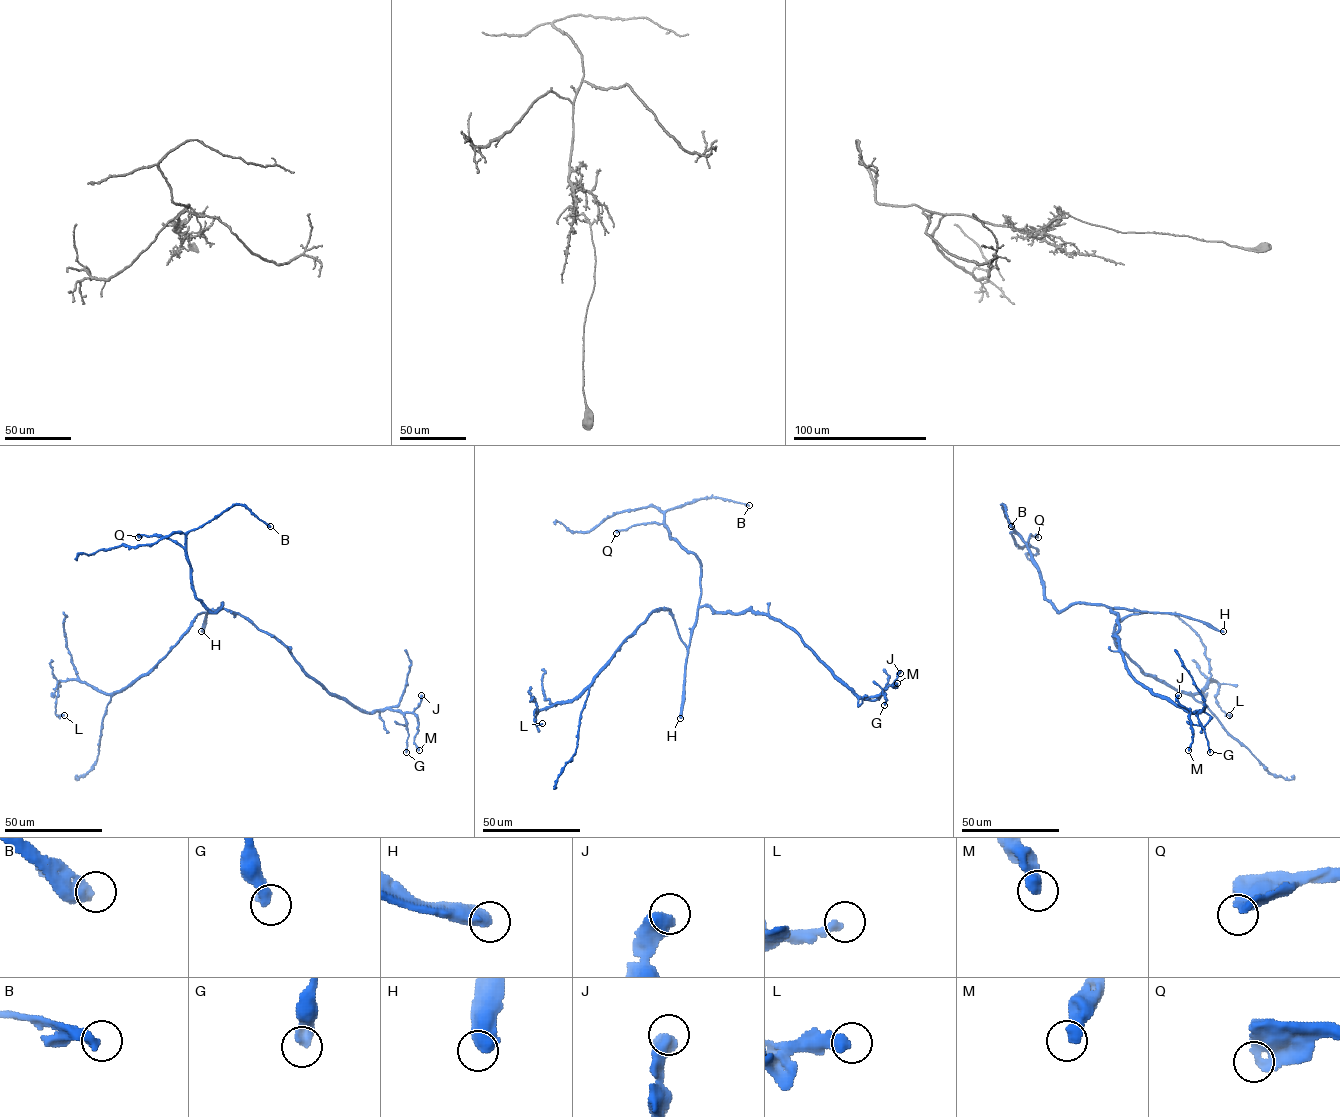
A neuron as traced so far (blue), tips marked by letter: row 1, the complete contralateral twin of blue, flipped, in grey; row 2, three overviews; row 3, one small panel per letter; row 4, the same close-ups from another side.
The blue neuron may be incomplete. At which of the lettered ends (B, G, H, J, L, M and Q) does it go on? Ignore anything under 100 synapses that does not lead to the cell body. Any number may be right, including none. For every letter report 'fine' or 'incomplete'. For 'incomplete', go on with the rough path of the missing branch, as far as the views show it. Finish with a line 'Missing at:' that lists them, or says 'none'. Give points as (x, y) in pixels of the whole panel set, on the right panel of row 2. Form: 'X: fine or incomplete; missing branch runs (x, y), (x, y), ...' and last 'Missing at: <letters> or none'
B: fine
G: fine
H: incomplete
J: fine
L: fine
M: fine
Q: fine
Missing at: H

